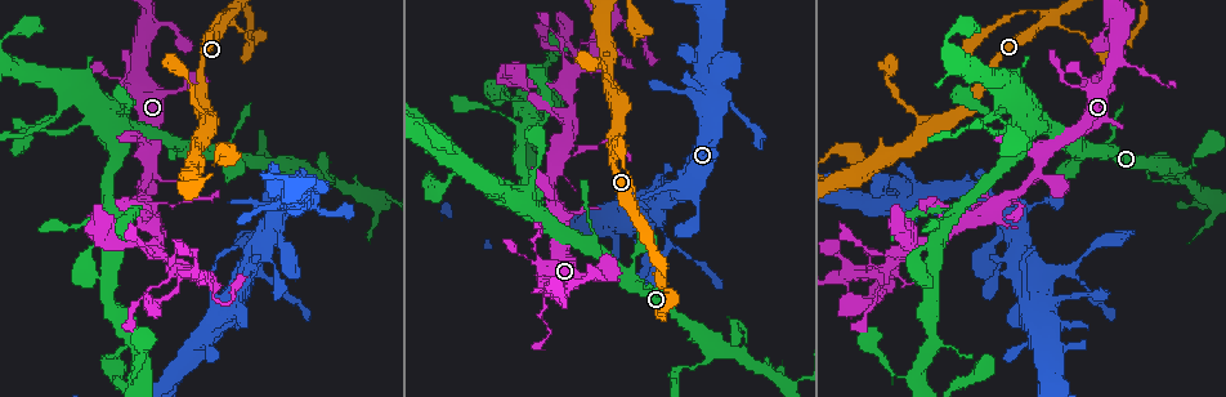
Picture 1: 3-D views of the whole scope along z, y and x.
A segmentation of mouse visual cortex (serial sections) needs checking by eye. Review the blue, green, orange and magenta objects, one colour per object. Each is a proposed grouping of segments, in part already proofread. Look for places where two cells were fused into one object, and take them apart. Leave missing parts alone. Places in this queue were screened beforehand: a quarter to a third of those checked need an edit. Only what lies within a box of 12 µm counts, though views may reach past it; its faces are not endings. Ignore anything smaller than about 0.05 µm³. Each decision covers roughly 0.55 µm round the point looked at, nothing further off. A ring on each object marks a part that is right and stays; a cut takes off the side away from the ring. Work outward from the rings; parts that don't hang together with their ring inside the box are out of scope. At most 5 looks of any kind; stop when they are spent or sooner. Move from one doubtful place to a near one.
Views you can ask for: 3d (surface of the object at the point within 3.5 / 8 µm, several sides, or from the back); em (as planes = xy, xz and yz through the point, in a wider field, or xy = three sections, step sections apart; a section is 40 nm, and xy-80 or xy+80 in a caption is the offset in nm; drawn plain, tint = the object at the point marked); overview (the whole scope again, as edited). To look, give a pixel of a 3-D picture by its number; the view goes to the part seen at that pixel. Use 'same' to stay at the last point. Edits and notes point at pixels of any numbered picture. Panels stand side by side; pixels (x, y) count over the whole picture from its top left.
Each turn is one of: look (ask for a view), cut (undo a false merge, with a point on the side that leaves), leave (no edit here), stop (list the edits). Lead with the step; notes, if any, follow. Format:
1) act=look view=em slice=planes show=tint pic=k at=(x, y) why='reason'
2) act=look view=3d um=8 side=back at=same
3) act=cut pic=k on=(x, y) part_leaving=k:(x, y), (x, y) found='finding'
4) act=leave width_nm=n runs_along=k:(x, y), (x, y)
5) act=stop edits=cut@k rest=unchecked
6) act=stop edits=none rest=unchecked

act=look view=3d um=3.5 pic=1 at=(955, 218) why='sudden change in width'

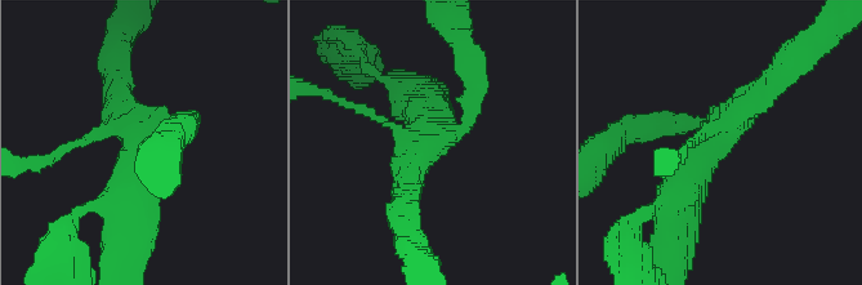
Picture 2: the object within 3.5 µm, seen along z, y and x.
act=look view=em slice=xy step=1 show=tint pic=2 at=(433, 140) arms=4 arm_widths_nm=150,200,300,500 why='shape alone is not enough'

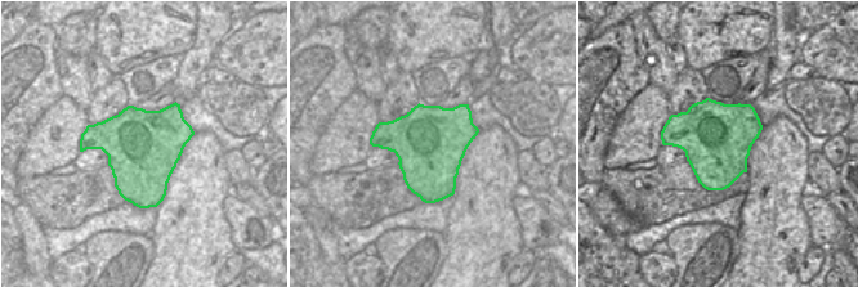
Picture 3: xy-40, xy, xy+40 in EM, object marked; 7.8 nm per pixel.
act=leave runs_along=2:(773, 79), (704, 154), (678, 213) found='all the same cell'

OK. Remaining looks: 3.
act=look view=3d um=3.5 pic=1 at=(262, 271) why='arms part here'

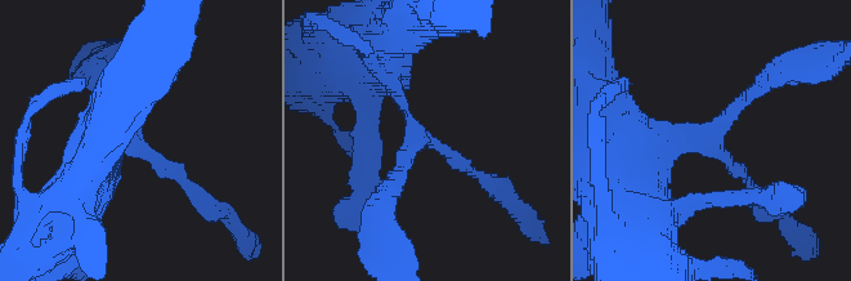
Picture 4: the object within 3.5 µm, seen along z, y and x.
act=look view=em slice=xy step=1 show=tint pic=4 at=(712, 138) arms=3 arm_widths_nm=150,200,250

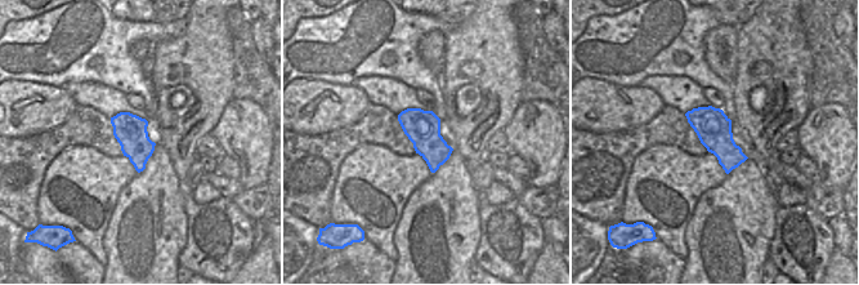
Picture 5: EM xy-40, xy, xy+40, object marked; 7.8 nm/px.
act=leave runs_along=4:(634, 147), (710, 135), (766, 80) found='all the same cell'

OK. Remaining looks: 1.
act=stop edits=none rest=unchecked

